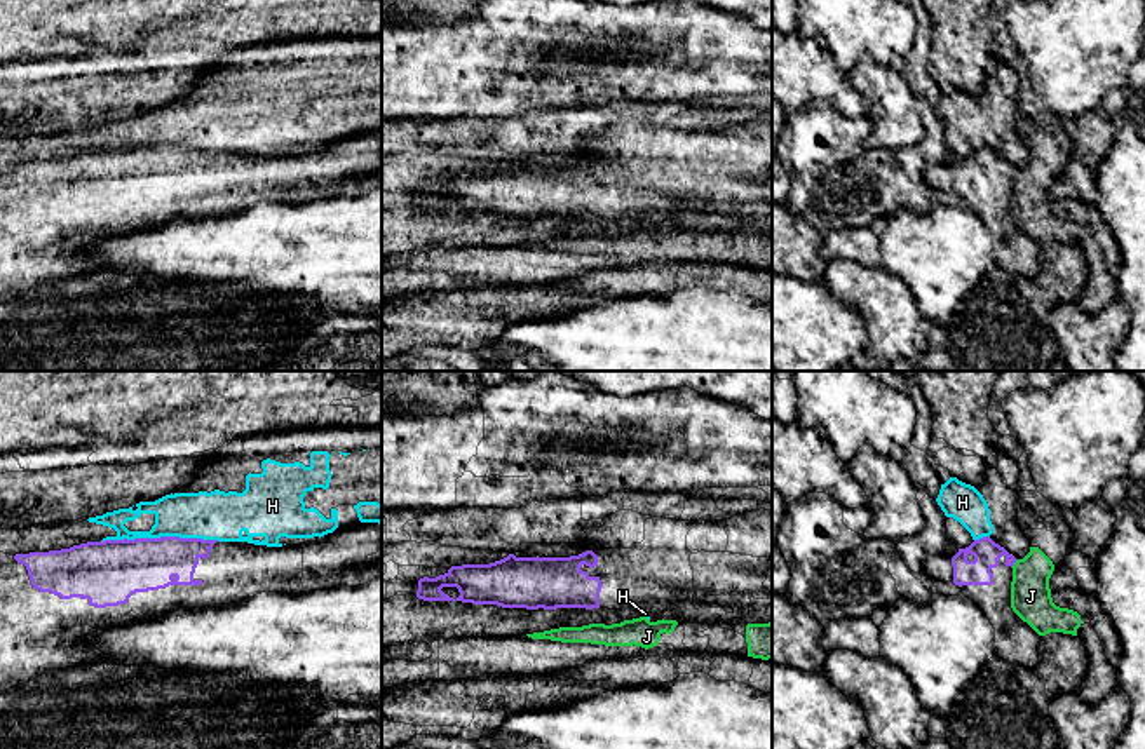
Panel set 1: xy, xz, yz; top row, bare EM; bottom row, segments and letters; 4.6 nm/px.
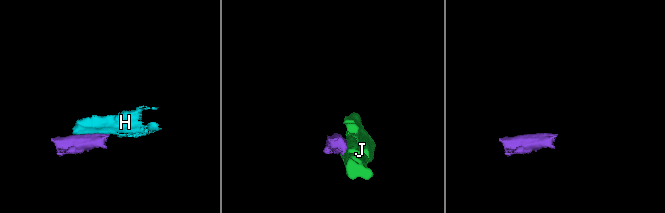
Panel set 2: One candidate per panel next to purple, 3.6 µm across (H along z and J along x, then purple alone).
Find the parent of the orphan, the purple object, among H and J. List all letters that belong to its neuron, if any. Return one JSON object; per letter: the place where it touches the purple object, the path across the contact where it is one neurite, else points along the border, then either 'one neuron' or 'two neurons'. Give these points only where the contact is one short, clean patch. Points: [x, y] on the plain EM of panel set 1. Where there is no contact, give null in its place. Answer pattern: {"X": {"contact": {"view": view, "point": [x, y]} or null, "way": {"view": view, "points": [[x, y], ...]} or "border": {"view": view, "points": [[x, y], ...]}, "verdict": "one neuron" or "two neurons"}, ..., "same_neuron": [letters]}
{"H": {"contact": {"view": "xy", "point": [161, 147]}, "verdict": "two neurons"}, "J": {"contact": {"view": "yz", "point": [1015, 171]}, "verdict": "two neurons"}, "same_neuron": []}

